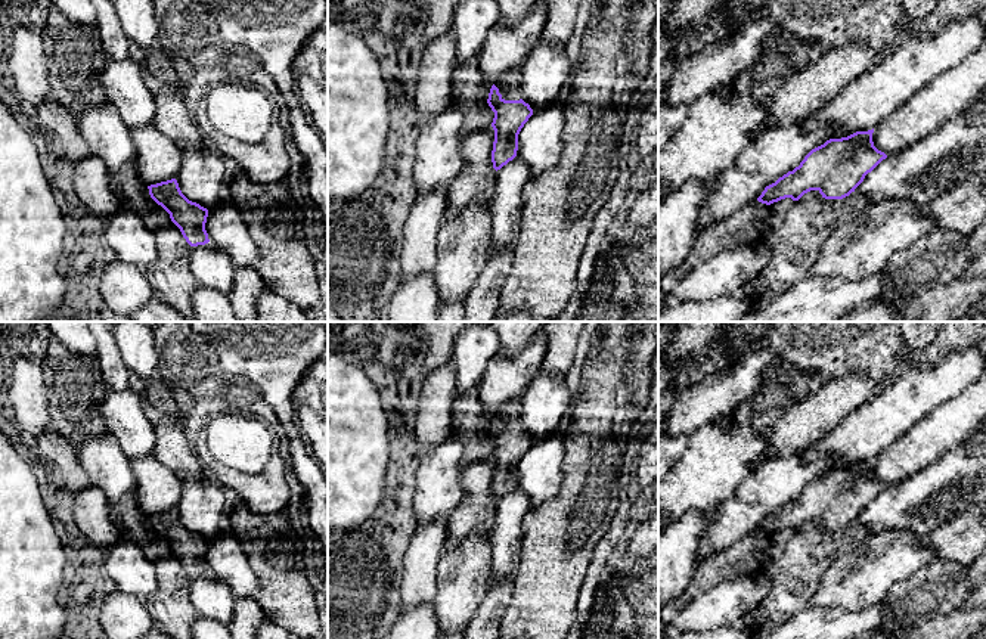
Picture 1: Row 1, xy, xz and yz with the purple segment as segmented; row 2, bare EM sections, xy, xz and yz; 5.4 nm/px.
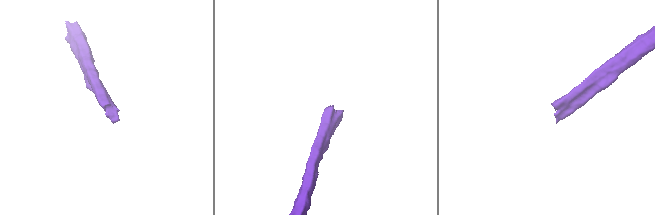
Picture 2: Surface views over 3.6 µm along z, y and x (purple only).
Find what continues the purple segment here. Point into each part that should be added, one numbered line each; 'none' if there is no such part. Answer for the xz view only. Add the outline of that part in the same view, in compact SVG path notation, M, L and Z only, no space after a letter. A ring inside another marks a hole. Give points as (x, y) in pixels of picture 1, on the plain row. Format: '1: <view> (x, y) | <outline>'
1: xz (509, 413) | M517 397L505 404L502 404L496 410L494 416L499 419L502 429L520 431L520 429L523 429L521 413L523 413L521 397Z

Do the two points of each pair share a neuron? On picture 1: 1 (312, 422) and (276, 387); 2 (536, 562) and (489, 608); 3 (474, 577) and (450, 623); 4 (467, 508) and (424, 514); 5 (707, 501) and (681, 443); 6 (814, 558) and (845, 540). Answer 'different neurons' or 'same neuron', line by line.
1: different neurons
2: different neurons
3: same neuron
4: different neurons
5: different neurons
6: same neuron

